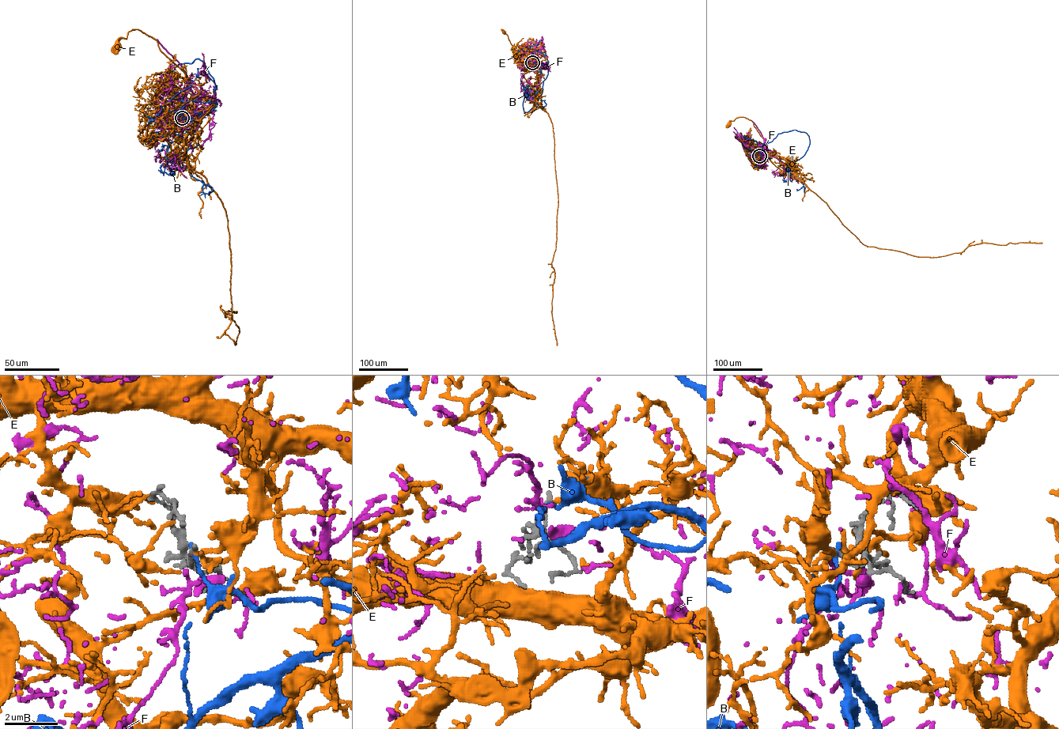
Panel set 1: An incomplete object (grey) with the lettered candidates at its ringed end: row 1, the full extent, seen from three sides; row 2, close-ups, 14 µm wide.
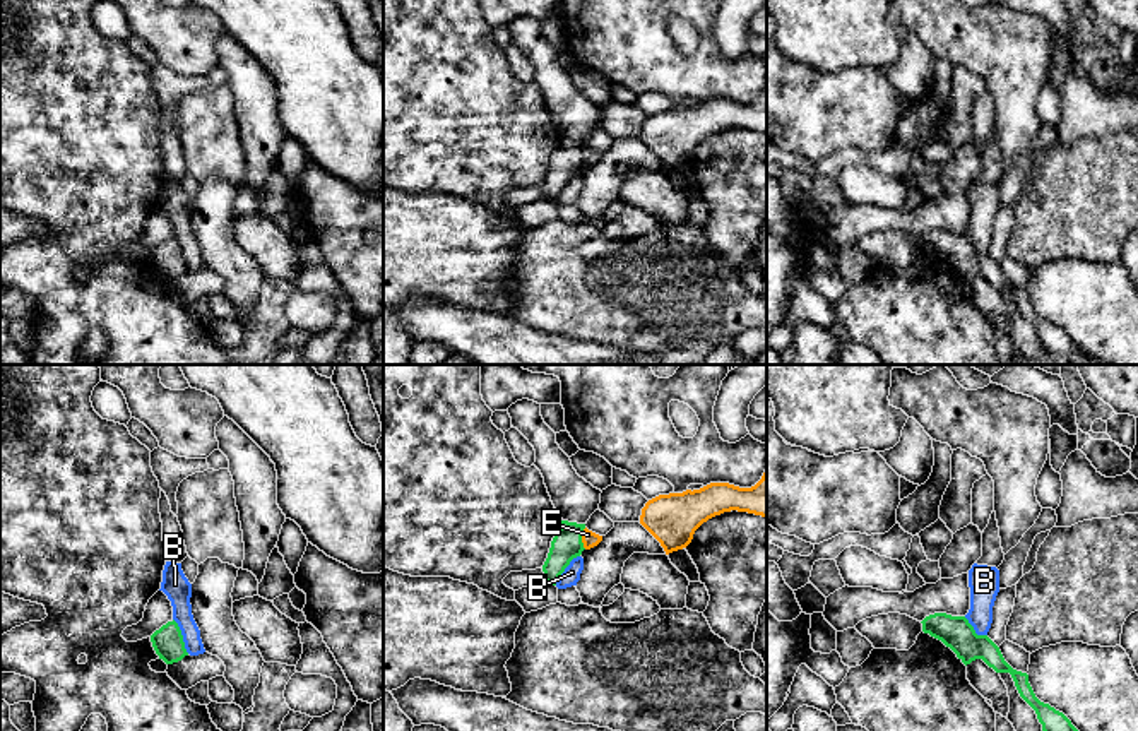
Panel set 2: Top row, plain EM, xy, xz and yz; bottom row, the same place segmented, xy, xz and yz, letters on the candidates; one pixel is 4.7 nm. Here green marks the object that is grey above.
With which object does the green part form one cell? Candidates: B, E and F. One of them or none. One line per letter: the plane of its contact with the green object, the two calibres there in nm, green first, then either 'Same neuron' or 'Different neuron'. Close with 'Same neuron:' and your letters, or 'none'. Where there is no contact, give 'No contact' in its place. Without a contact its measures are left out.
B: Touches green in xy. Thickness 140 nm (green) against 120 nm. Different neuron
E: Touches green in xz. Thickness 140 nm (green) against 70 nm. Different neuron
F: No contact. Same neuron
Same neuron: F

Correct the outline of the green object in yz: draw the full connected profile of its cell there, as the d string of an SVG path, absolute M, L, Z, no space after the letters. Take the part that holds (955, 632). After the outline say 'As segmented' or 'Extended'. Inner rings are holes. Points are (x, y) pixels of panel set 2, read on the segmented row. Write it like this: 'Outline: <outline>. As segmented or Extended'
Outline: M934 613L921 623L924 633L941 640L965 666L975 659L982 659L996 673L1010 673L1020 697L1035 710L1042 731L1078 731L1063 712L1035 697L1028 683L1028 675L1013 669L1005 661L999 647L987 635L977 635L965 616Z. As segmented

